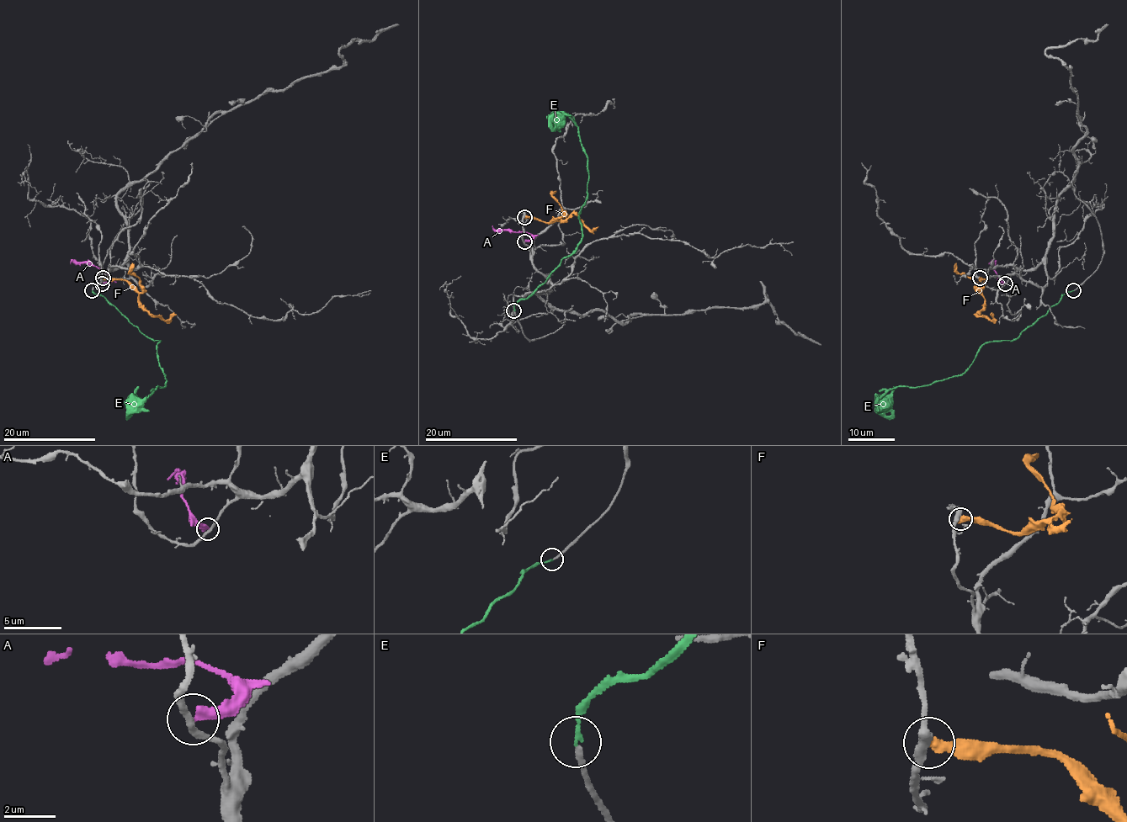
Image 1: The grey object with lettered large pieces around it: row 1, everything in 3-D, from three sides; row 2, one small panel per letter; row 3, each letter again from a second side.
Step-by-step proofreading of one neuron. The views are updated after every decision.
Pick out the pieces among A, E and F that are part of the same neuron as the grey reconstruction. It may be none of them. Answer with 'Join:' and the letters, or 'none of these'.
Join: E

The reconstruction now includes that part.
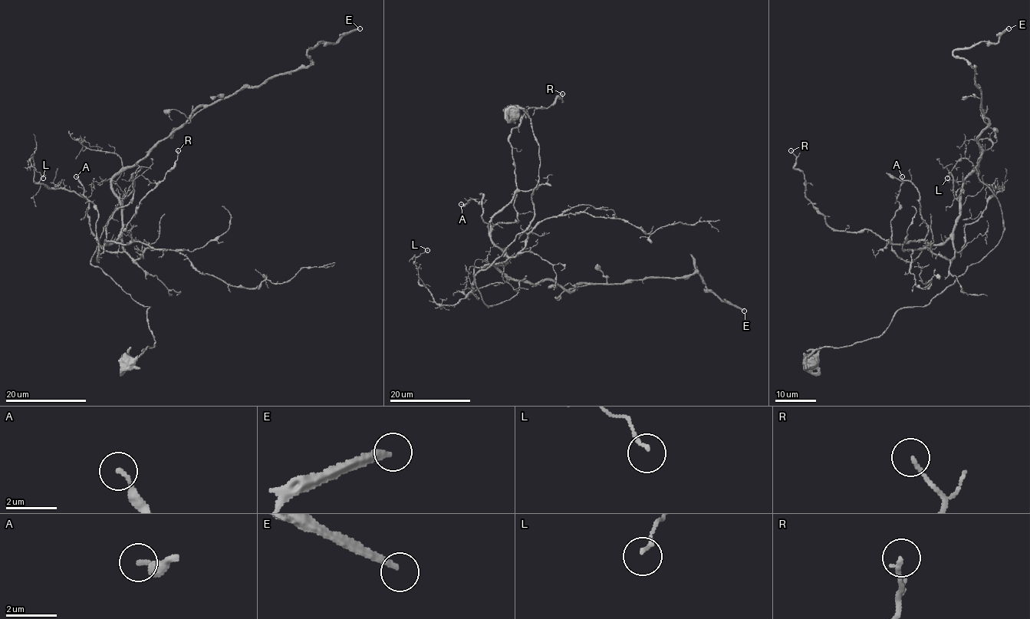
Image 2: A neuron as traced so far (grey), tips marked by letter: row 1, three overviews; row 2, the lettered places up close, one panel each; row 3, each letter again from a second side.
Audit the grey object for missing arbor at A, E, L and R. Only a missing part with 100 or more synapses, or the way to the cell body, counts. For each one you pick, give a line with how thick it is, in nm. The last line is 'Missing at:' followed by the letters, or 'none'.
E: calibre 240 nm
Missing at: E

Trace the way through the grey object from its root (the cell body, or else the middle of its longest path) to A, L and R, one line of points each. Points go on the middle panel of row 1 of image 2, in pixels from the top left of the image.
A: (511, 112), (533, 220), (475, 276), (511, 298), (483, 194), (461, 204)
L: (511, 112), (539, 146), (533, 220), (475, 285), (487, 306), (518, 292), (506, 256), (439, 304), (427, 250)
R: (511, 112), (539, 182), (475, 276), (487, 306), (524, 278), (491, 238), (508, 135), (562, 93)

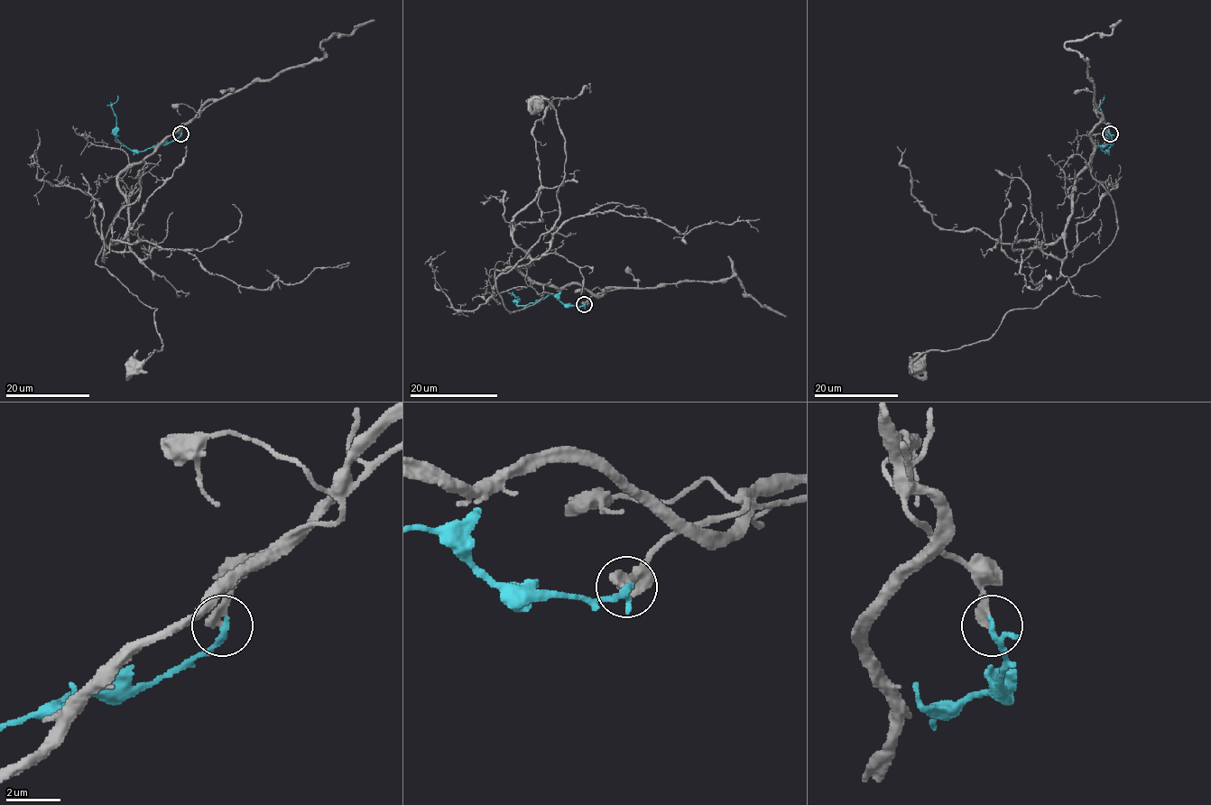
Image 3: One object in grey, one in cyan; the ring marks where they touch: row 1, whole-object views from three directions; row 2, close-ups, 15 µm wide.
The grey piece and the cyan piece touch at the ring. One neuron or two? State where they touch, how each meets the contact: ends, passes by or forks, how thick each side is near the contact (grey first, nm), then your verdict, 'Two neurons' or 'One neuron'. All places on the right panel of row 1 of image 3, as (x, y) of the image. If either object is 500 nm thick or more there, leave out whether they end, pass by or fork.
Place: (1110, 134). At the ring grey ends. At the ring cyan passes by. Thickness 320 nm (grey) against 160 nm. One neuron

